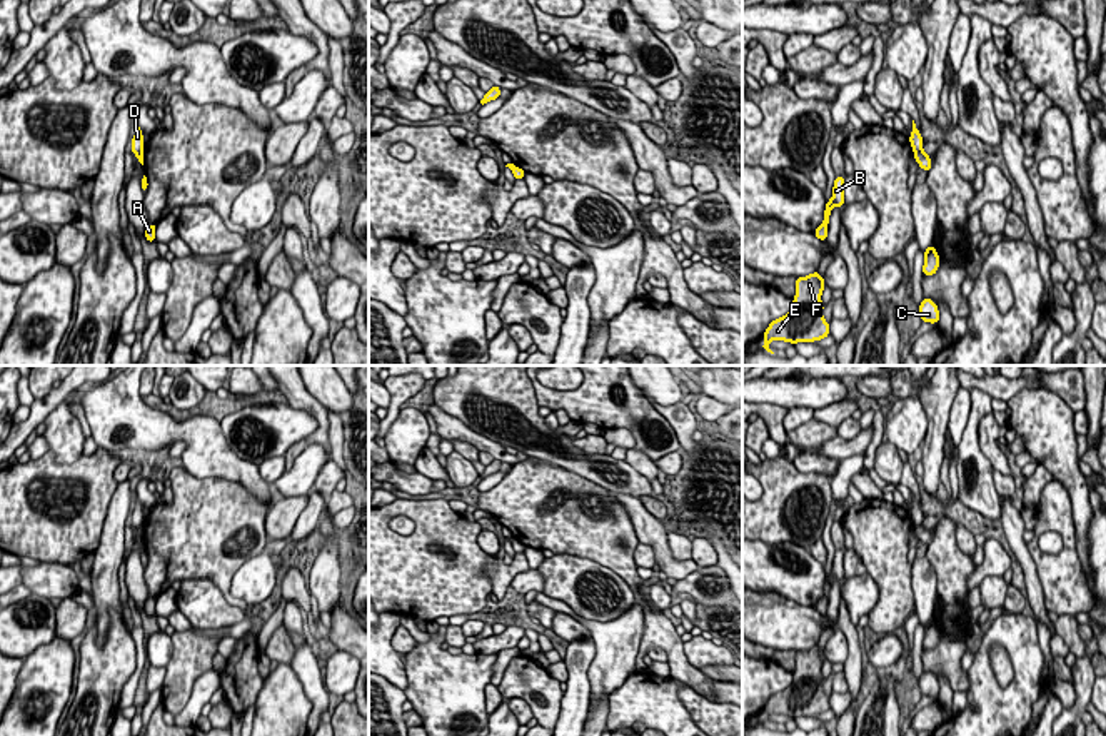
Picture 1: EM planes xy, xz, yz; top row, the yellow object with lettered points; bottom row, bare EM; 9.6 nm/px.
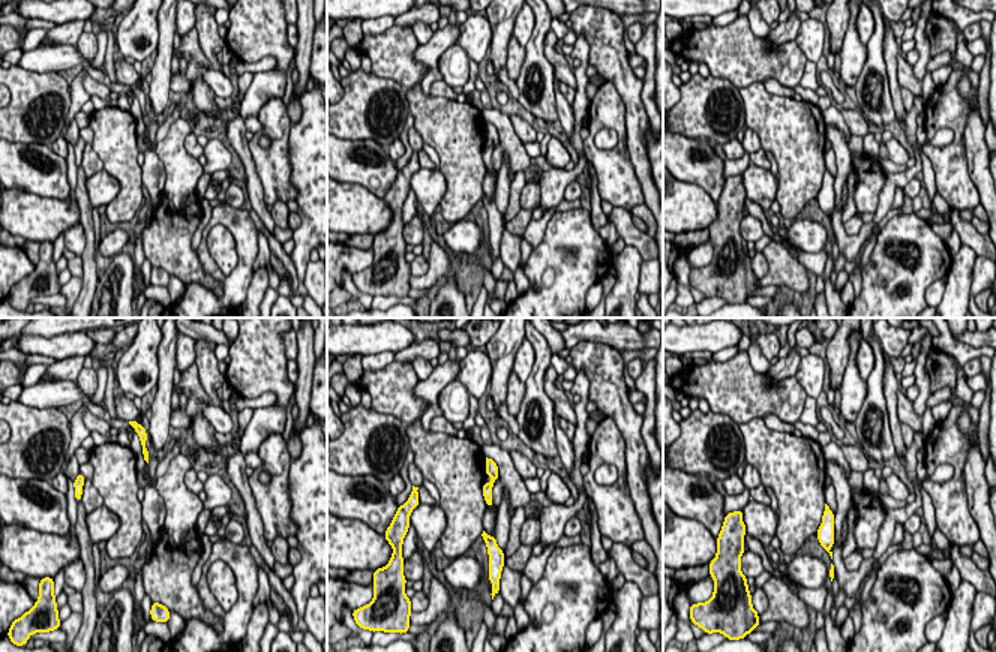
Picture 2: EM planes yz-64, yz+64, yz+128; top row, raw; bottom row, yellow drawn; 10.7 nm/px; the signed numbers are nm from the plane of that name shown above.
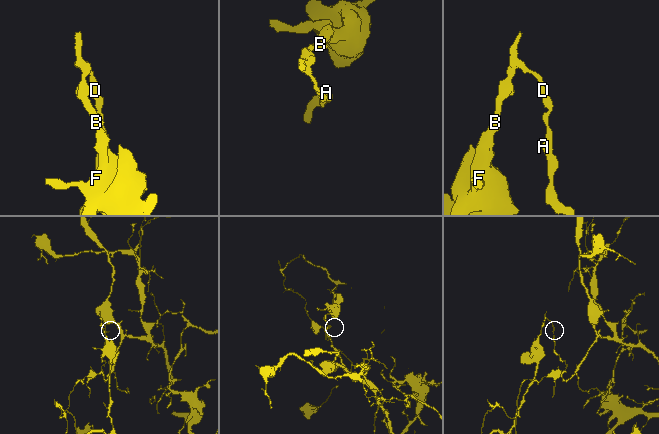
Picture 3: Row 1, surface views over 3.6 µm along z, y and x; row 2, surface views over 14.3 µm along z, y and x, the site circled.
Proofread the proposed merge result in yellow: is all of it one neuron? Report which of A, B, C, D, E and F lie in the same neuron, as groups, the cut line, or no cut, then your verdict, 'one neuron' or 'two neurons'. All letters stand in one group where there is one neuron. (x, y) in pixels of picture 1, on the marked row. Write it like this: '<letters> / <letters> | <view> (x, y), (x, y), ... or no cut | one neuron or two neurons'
A C / B D E F | yz (921, 147), (914, 154) | two neurons

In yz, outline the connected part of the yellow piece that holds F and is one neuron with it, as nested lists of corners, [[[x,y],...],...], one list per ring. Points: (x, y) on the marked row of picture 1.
[[[819,270],[796,277],[792,309],[772,320],[762,335],[762,347],[767,352],[774,354],[767,345],[771,340],[797,344],[829,337],[829,322],[822,317],[824,305],[821,302],[824,287],[824,277],[819,275]]]

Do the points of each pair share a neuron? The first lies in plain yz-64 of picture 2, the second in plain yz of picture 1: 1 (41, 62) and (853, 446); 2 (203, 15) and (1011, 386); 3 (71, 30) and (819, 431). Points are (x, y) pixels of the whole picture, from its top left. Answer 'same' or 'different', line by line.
1: same
2: same
3: different

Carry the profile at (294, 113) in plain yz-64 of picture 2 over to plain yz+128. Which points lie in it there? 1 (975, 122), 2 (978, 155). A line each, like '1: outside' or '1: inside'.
1: inside
2: inside

